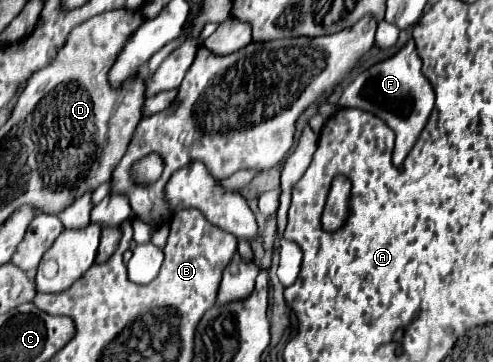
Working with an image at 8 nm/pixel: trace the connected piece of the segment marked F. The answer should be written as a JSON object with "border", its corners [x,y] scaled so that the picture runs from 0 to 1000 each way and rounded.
{"border":[[[830,113],[809,146],[793,163],[765,174],[761,185],[732,202],[716,229],[708,229],[688,273],[688,296],[720,296],[748,307],[773,323],[797,362],[801,362],[801,412],[797,412],[797,450],[809,461],[834,406],[842,401],[850,367],[858,362],[870,312],[882,285],[882,257],[874,229],[854,202],[854,163],[846,152],[842,119]]]}

